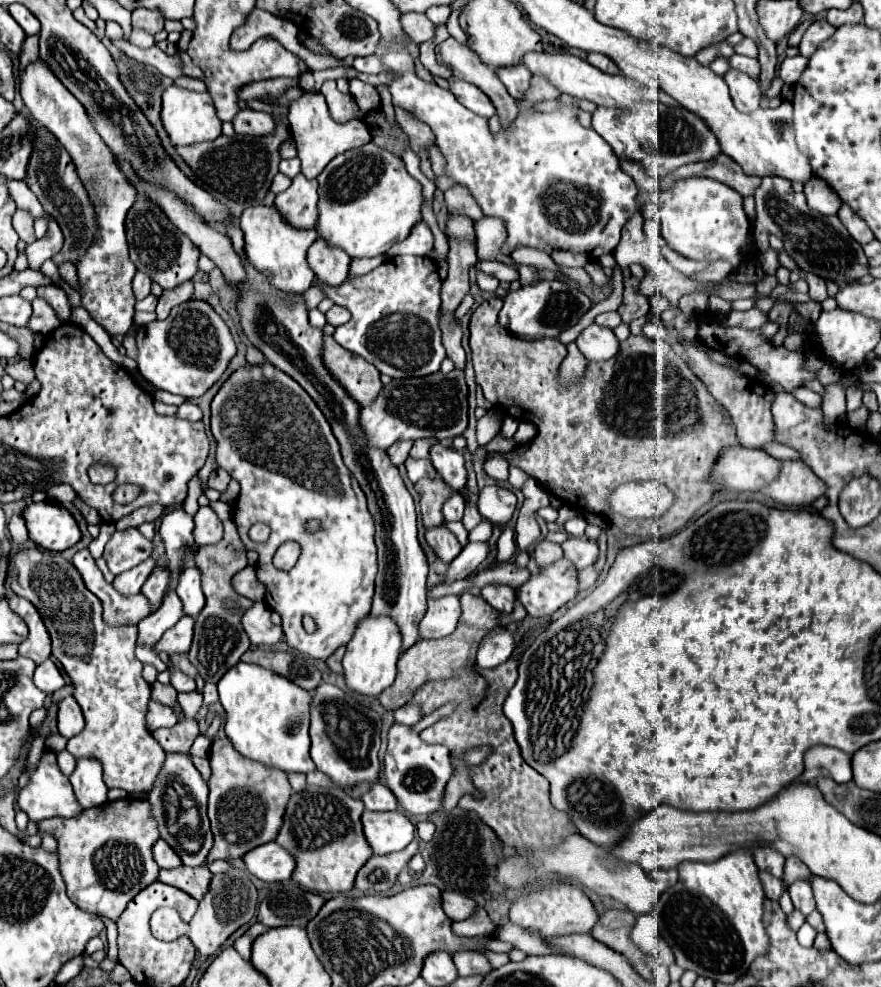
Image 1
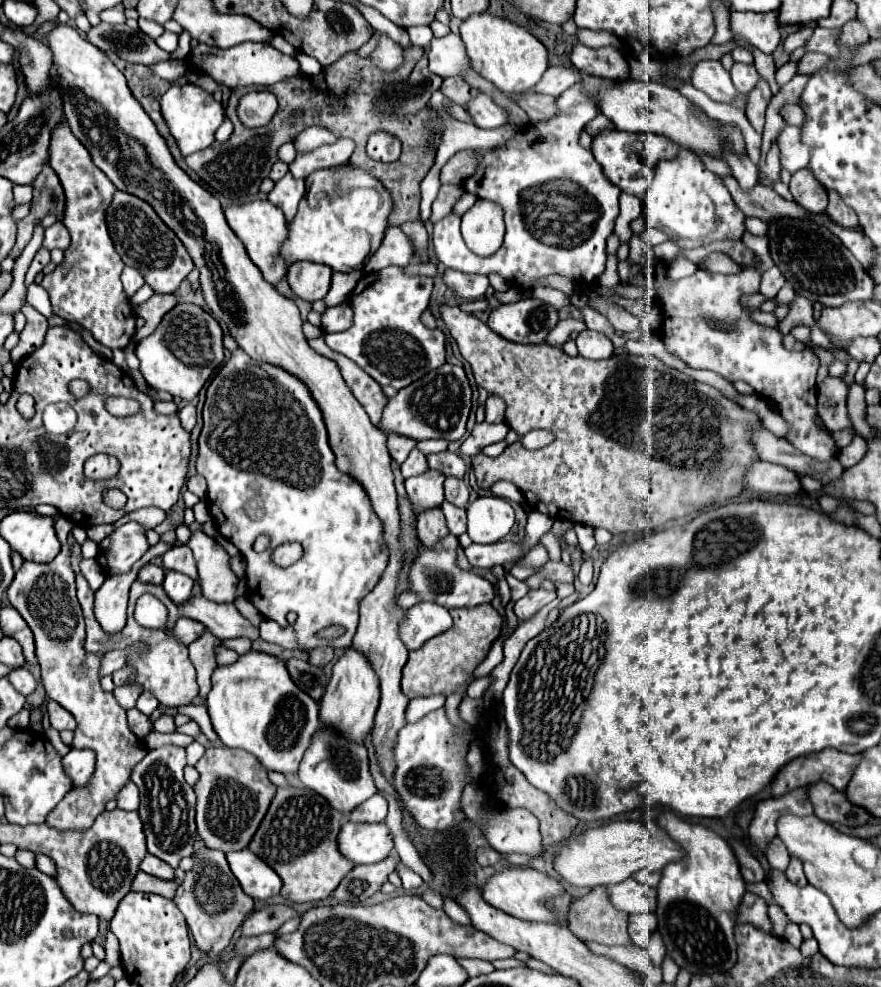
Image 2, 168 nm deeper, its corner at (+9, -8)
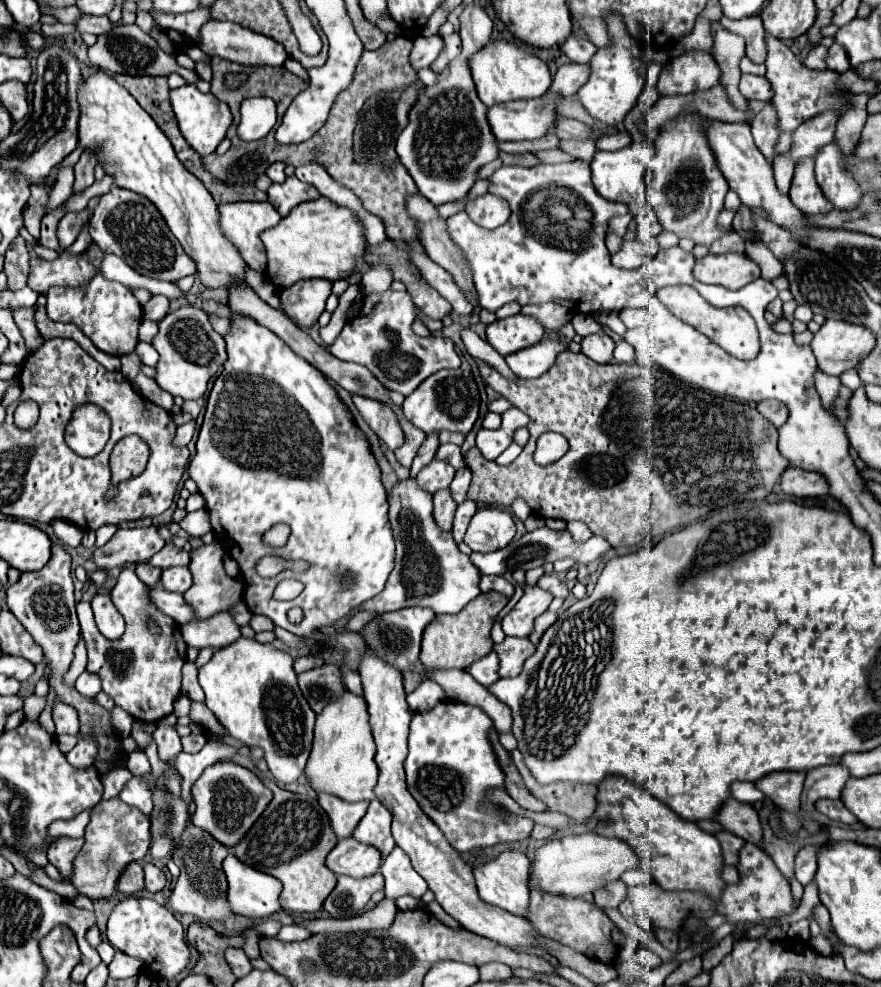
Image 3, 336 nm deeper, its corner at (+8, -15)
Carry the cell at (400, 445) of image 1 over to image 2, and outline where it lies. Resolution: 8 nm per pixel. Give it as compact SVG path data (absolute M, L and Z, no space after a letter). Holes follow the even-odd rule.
M389 435L387 437L387 449L389 449L389 455L393 461L397 463L403 463L407 459L407 455L411 453L411 449L415 447L417 441L411 441L409 437L395 437L395 435Z

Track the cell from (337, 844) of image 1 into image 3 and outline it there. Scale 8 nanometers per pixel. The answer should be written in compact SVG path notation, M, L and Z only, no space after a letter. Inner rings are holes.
M264 778L264 784L274 792L274 800L254 822L254 826L244 834L240 844L232 848L234 856L254 870L270 874L284 884L280 896L280 904L284 910L300 914L318 912L336 886L336 874L324 864L326 854L338 842L332 832L330 820L318 804L318 798L288 792L268 778Z

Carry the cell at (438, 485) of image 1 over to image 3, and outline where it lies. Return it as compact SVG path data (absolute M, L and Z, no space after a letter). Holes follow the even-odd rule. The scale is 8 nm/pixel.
M432 460L428 466L424 466L424 470L416 476L420 488L428 490L428 492L438 492L442 488L448 488L450 482L454 480L456 470L444 462L444 460Z

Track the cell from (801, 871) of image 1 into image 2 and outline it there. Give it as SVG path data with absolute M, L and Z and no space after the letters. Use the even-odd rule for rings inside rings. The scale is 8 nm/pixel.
M777 837L773 839L773 843L767 847L767 853L765 853L771 869L777 869L777 871L785 871L787 865L789 865L789 853L785 849L785 845L781 841L777 841Z

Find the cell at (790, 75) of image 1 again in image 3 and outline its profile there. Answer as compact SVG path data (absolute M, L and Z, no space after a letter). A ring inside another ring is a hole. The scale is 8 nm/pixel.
M840 44L830 46L828 56L826 56L826 64L828 64L828 68L834 70L834 72L840 72L840 74L846 72L846 70L850 68L850 62L848 62L848 56L846 56L844 46L840 46Z

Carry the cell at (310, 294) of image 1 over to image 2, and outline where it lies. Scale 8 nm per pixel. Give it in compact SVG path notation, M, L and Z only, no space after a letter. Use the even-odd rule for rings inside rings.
M355 269L351 273L335 273L333 283L331 283L331 291L323 299L325 305L335 307L335 305L343 303L347 299L347 293L351 293L351 289L355 289L355 281L359 281L359 277L363 277L363 275L365 273L361 269Z

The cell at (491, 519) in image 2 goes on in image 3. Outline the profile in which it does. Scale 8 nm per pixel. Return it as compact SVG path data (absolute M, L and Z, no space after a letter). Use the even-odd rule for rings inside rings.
M482 508L474 514L464 542L474 552L496 552L512 542L516 526L512 516L500 508Z

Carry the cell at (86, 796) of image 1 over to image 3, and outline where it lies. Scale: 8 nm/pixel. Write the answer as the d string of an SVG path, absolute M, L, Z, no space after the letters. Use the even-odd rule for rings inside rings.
M78 736L78 744L66 754L68 762L76 768L88 768L94 764L96 756L98 756L98 744L96 740L92 740L92 736Z

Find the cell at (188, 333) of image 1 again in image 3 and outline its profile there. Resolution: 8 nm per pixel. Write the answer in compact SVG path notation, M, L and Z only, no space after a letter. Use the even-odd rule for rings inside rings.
M184 306L168 314L160 322L160 332L156 334L152 346L160 354L160 362L156 366L158 386L172 396L182 396L184 400L198 400L206 392L208 380L226 362L224 338L210 326L208 314L194 306Z

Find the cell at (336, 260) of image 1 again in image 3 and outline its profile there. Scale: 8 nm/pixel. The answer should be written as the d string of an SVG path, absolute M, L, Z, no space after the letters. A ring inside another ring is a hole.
M300 280L280 292L280 304L286 316L292 318L298 326L312 328L324 312L326 298L330 296L330 292L332 282L328 280Z

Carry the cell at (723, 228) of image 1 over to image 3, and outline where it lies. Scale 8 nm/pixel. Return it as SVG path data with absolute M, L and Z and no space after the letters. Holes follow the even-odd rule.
M686 110L676 118L670 118L654 138L654 158L646 170L646 196L652 210L658 214L658 220L664 230L676 232L680 238L690 238L696 244L712 244L722 236L716 226L718 214L724 208L724 196L728 192L728 182L720 174L716 156L708 144L708 134L704 128L704 120L708 116L700 114L698 110Z

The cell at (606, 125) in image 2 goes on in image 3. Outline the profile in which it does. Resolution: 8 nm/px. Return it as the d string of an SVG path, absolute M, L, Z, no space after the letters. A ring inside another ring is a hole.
M626 131L617 134L604 135L596 141L598 150L615 151L624 148L632 143L632 138Z

